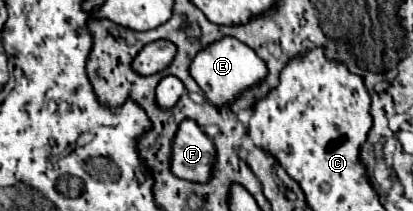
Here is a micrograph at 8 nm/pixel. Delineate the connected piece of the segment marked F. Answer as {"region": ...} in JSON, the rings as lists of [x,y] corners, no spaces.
{"region":[[[190,119],[182,121],[174,139],[172,139],[172,157],[170,171],[188,181],[204,183],[210,179],[214,165],[214,143],[206,133]]]}

